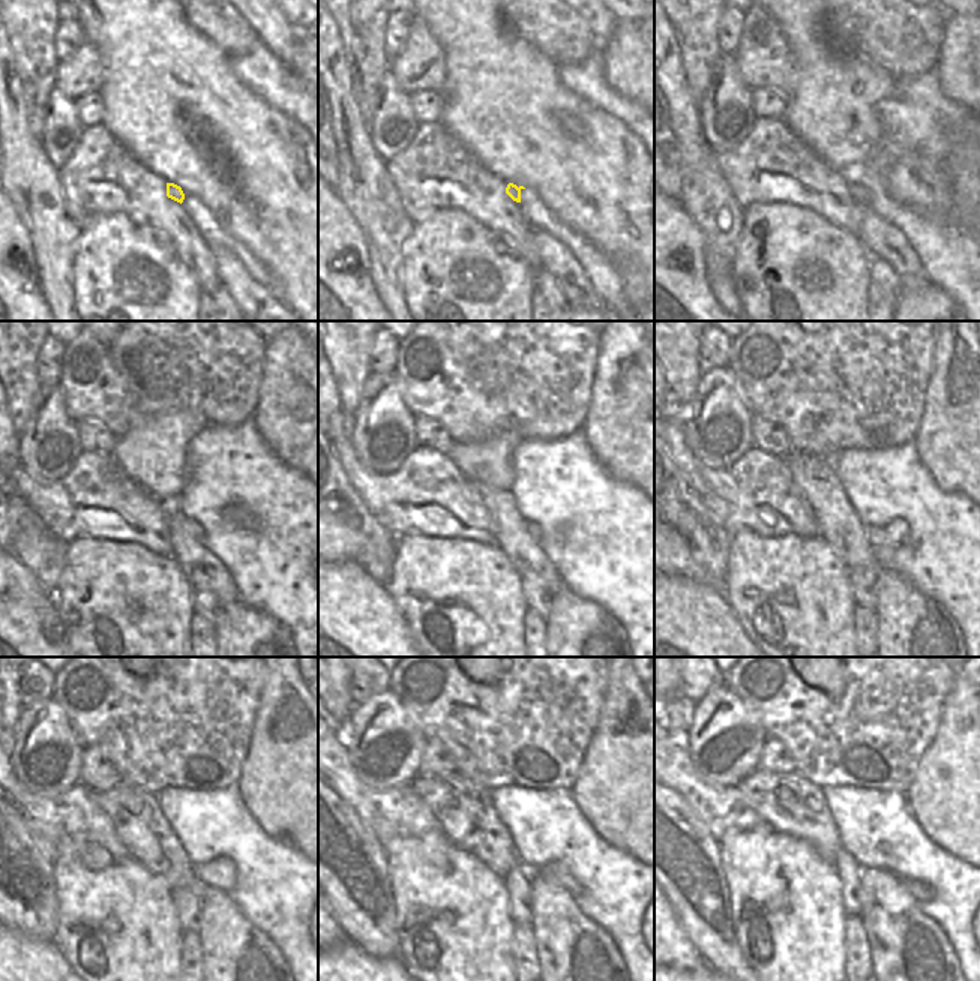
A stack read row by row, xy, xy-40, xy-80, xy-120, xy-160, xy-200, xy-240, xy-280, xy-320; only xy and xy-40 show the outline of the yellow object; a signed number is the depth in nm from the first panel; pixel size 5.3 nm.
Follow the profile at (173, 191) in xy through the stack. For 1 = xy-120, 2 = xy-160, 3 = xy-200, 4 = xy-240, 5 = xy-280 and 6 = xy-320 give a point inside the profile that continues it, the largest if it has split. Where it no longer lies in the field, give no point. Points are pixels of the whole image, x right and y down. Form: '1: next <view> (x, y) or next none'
1: next xy-120 (195, 528)
2: next xy-160 (535, 531)
3: next xy-200 (895, 533)
4: next xy-240 (219, 873)
5: next xy-280 (557, 873)
6: next xy-320 (920, 891)

